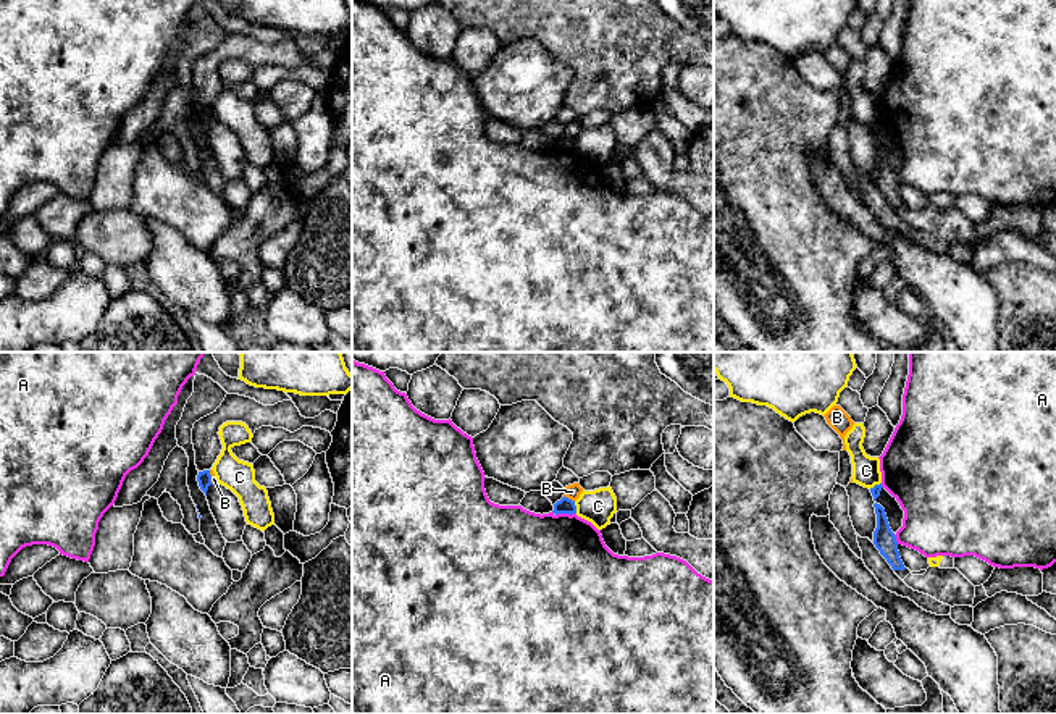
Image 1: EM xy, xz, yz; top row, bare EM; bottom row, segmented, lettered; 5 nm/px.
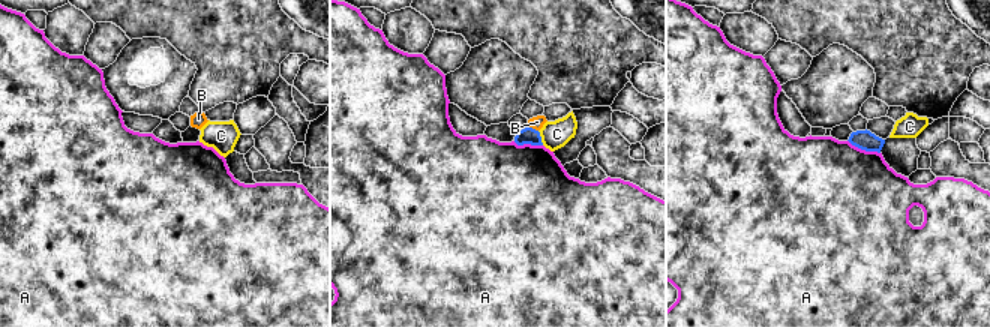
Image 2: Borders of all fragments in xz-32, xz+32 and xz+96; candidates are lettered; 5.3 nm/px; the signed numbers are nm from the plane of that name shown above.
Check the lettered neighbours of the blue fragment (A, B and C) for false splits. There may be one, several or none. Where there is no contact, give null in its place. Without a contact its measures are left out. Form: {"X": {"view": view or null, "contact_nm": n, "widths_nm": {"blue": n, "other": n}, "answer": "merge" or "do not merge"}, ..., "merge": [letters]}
{"A": {"view": "xz", "contact_nm": 120, "widths_nm": {"blue": 80, "other": 480}, "answer": "do not merge"}, "B": {"view": "xz", "contact_nm": 70, "widths_nm": {"blue": 80, "other": 80}, "answer": "do not merge"}, "C": {"view": "xz", "contact_nm": 70, "widths_nm": {"blue": 80, "other": 170}, "answer": "do not merge"}, "merge": []}

